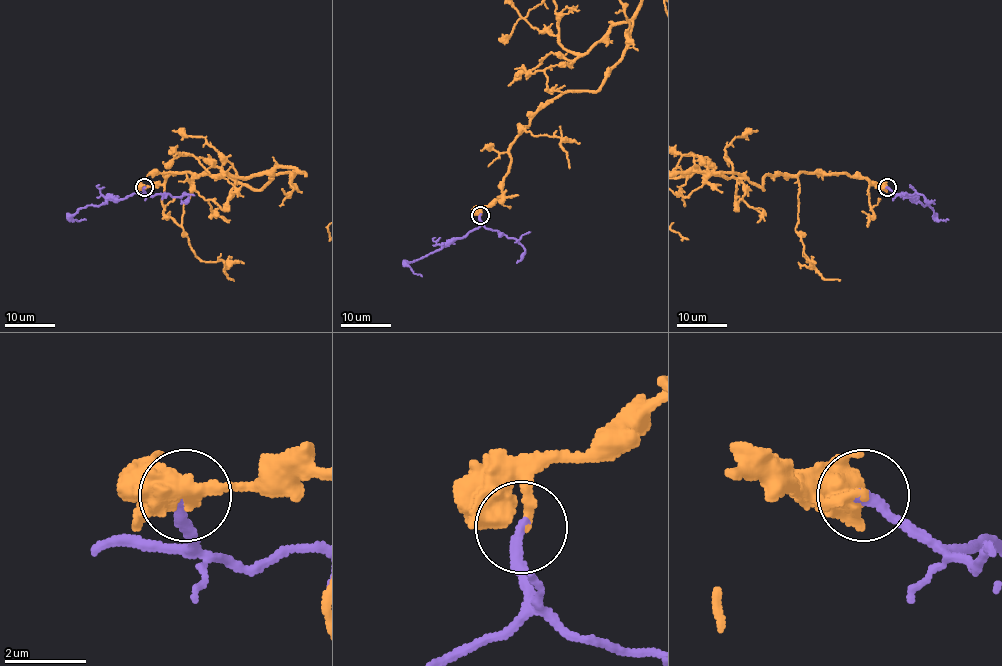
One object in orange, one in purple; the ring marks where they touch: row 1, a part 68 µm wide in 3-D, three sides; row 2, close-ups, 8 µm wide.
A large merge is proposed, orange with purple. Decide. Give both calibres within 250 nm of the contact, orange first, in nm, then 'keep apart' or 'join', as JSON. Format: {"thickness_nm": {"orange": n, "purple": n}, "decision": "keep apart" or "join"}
{"thickness_nm": {"orange": 240, "purple": 280}, "decision": "join"}

